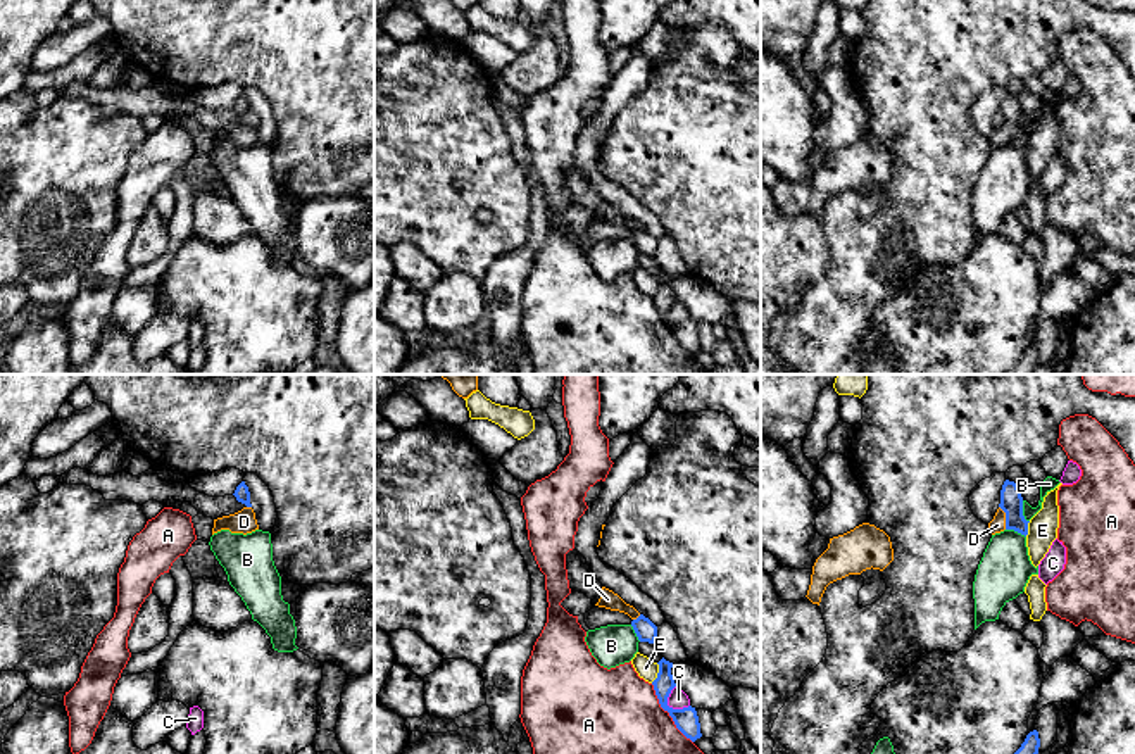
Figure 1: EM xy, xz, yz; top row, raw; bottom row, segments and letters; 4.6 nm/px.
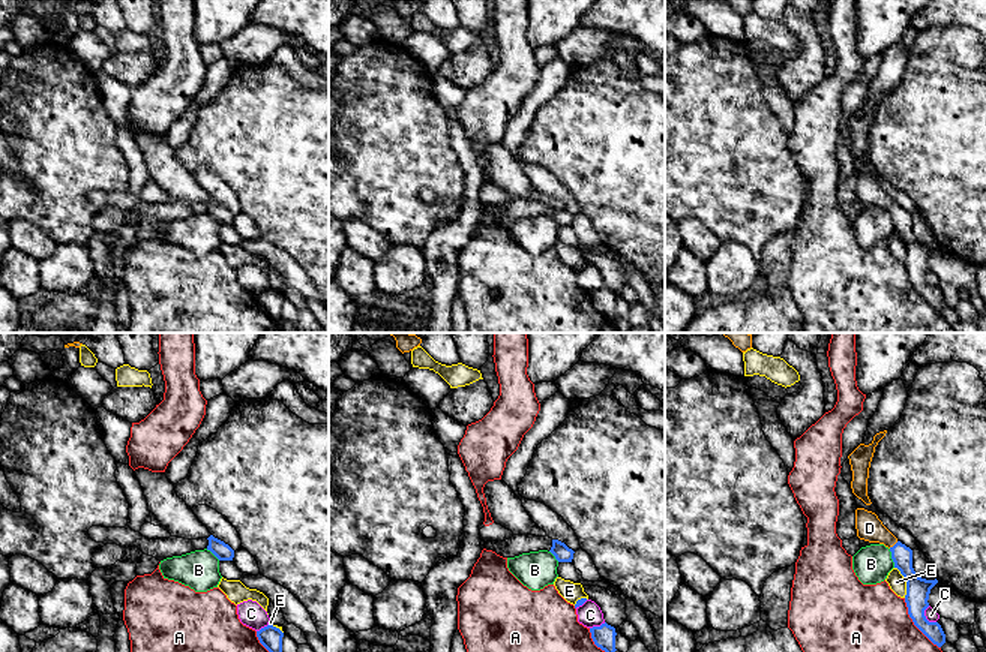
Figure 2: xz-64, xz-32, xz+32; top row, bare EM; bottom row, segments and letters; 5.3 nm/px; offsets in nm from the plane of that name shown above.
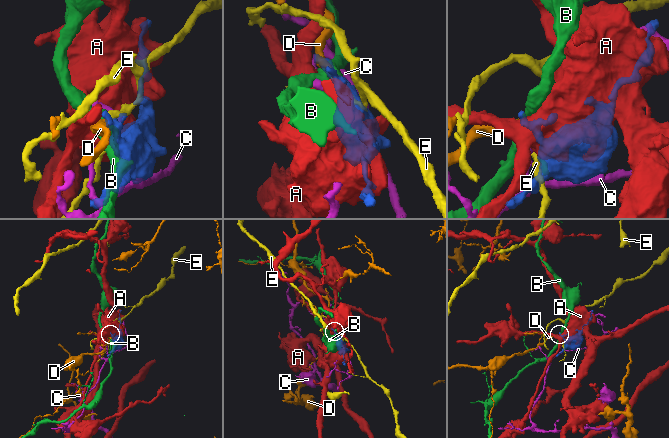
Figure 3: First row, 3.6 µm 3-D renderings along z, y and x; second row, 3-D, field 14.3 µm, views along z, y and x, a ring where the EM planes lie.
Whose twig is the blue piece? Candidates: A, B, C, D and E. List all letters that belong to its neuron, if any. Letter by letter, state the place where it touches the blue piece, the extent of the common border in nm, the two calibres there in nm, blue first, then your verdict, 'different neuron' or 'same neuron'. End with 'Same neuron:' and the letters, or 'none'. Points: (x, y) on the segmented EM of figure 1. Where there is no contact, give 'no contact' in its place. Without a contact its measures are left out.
A: xz (668, 711) | 340 nm | 110/400 nm | different neuron
B: yz (1022, 511) | 110 nm | 110/70 nm | different neuron
C: xz (666, 704) | 130 nm | 110/90 nm | different neuron
D: yz (1006, 518) | 120 nm | 110/70 nm | same neuron
E: xz (658, 673) | 100 nm | 100/90 nm | different neuron
Same neuron: D

